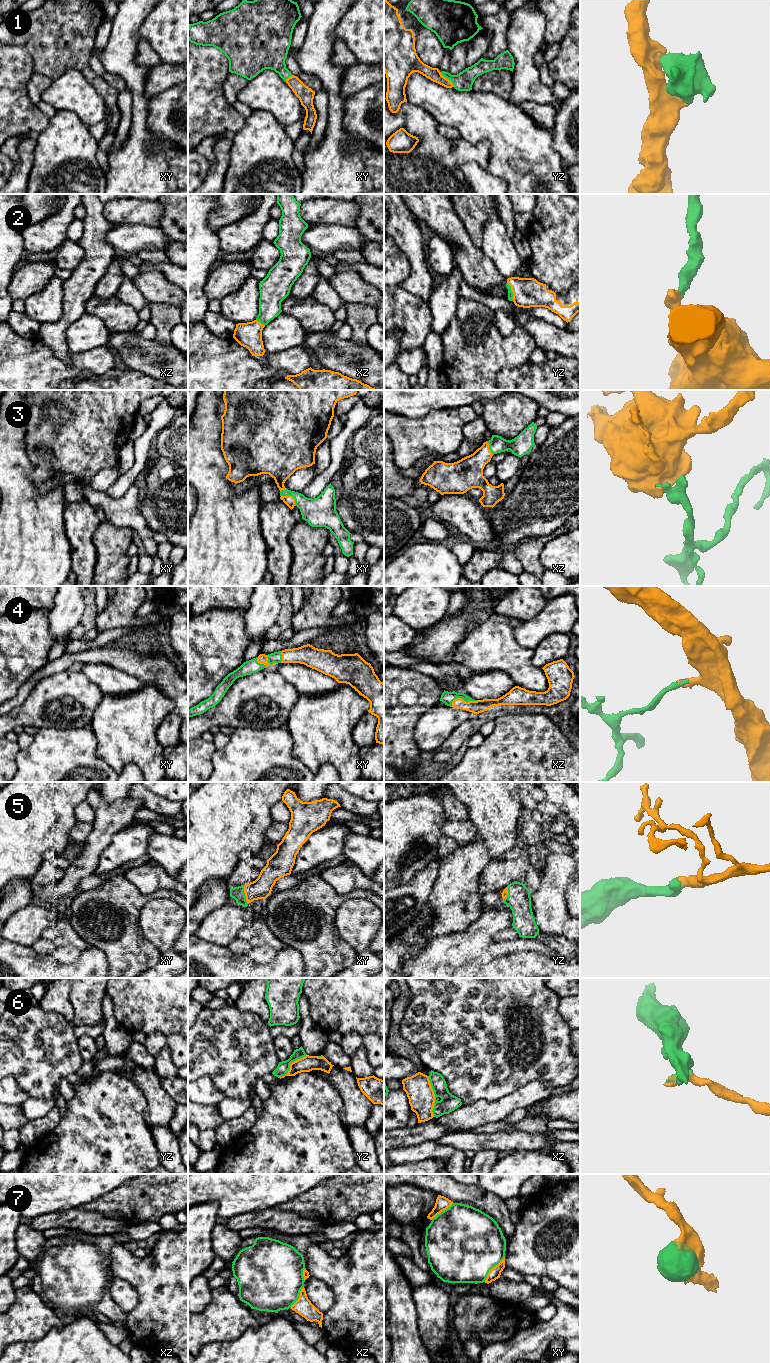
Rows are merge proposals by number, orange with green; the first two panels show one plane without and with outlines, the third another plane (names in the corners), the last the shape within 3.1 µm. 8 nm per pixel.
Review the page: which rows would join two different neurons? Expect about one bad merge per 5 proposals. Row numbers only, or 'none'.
6

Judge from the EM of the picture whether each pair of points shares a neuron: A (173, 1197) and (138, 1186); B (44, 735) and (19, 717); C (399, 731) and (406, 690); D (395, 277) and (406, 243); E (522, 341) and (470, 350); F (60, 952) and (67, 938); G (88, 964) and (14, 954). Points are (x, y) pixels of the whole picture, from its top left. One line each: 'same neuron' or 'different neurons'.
A: same neuron
B: different neurons
C: same neuron
D: different neurons
E: same neuron
F: different neurons
G: same neuron

